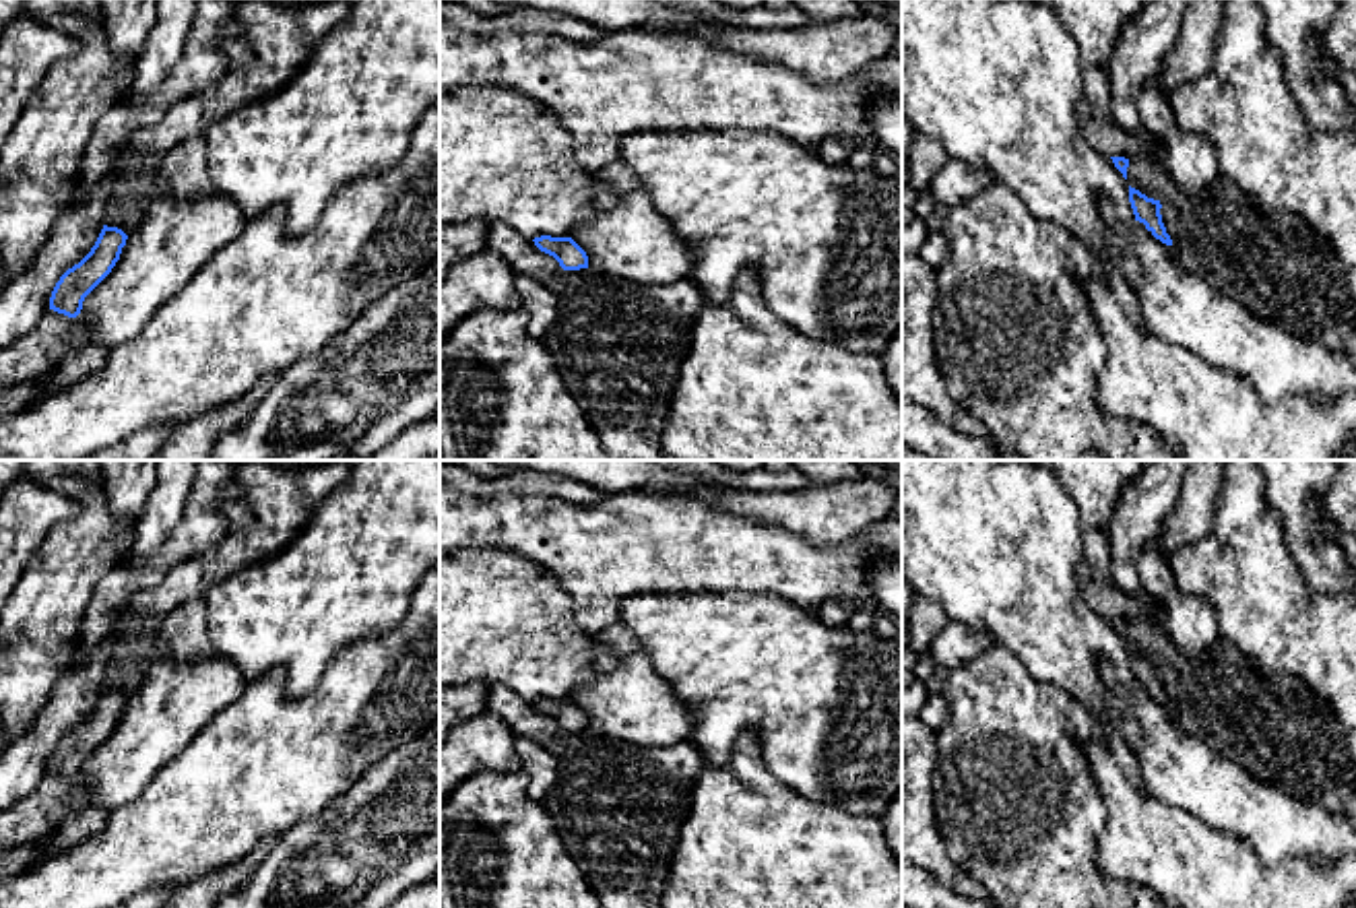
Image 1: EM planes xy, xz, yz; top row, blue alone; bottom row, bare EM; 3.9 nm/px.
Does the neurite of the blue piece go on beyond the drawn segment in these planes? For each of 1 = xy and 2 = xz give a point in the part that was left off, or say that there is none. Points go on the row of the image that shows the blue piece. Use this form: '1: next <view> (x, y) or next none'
1: next none
2: next none

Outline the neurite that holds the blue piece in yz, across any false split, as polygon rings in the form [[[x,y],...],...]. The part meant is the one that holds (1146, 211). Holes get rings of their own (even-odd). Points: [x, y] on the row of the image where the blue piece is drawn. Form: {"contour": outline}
{"contour": [[[1129,186],[1129,202],[1135,215],[1135,221],[1143,223],[1145,229],[1160,239],[1166,246],[1172,246],[1170,235],[1166,233],[1166,227],[1162,223],[1162,215],[1160,215],[1160,200],[1148,198],[1145,194],[1141,194],[1139,190]]]}

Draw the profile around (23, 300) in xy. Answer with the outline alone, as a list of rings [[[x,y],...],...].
[[[107,175],[89,194],[78,180],[74,196],[60,210],[41,250],[0,287],[0,349],[37,326],[60,277],[91,252],[107,221],[116,180]]]

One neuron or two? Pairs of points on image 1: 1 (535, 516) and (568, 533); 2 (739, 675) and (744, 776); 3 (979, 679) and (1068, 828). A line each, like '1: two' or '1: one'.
1: one
2: two
3: one

